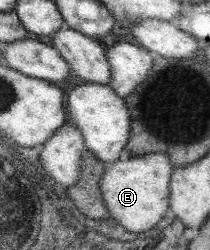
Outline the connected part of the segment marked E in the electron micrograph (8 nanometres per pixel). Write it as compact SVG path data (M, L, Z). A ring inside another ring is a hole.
M149 153L140 157L125 155L106 164L99 190L110 217L129 231L149 230L155 226L169 208L169 177L173 168L163 153Z

